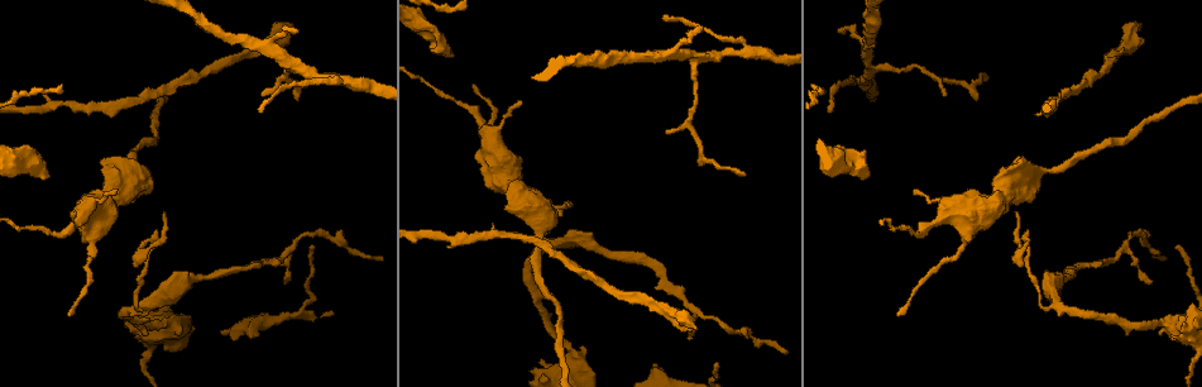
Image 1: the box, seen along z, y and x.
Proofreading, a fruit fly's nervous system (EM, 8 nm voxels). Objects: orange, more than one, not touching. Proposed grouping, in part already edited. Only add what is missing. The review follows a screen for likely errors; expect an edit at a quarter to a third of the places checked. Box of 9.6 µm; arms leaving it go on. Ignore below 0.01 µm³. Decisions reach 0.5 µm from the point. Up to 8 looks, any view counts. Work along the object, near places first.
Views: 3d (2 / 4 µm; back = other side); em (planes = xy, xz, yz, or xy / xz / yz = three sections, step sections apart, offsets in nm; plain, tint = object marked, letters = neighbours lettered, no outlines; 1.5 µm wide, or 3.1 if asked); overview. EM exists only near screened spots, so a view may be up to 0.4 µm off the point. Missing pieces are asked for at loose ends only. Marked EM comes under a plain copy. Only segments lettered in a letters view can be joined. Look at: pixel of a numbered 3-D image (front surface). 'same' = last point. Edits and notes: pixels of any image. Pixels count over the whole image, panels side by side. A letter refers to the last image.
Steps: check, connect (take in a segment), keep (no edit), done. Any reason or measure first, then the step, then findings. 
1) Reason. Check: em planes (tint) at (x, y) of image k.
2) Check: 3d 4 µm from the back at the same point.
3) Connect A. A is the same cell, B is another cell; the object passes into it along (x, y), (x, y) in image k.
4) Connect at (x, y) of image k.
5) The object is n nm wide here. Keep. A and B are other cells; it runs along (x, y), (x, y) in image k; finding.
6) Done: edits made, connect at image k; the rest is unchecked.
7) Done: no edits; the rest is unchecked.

Free end. Check: 3d 2 µm from the back at (117, 188) of image 1.

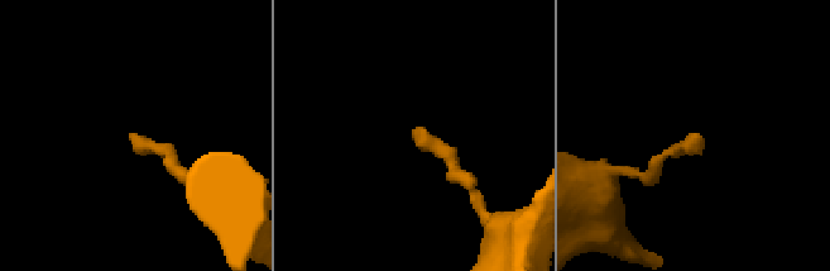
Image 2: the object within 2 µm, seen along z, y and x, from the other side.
Check: em planes (letters) at (698, 137) of image 2.

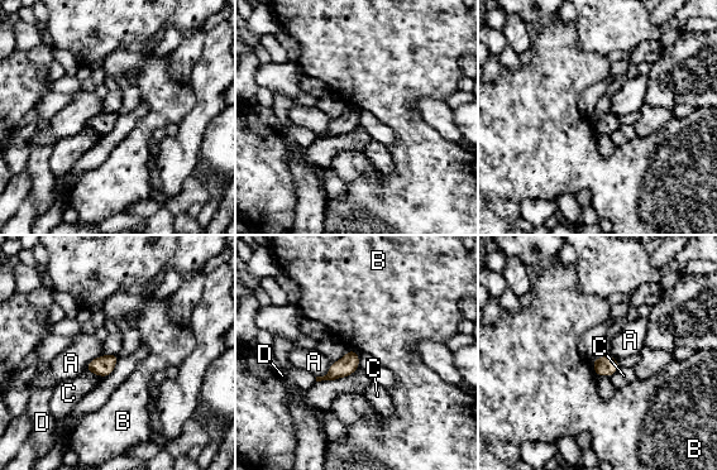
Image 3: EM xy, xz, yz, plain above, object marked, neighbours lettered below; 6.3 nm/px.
The object is 120 nm wide here. Keep. A, B, C and D are other cells; no lettered segment goes on from it.

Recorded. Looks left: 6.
Free end. Check: 3d 4 µm at (695, 329) of image 1.

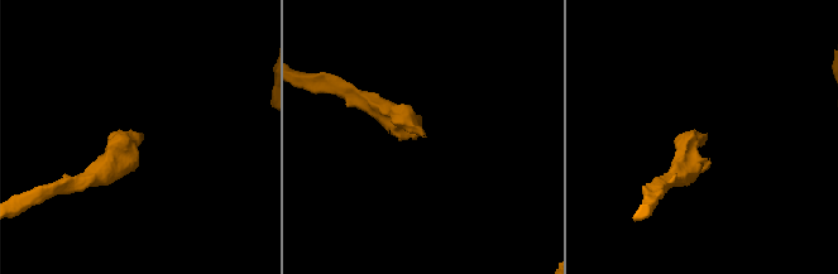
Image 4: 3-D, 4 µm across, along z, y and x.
Need the tissue. Check: em xz step 4 (letters) at (140, 133) of image 4.

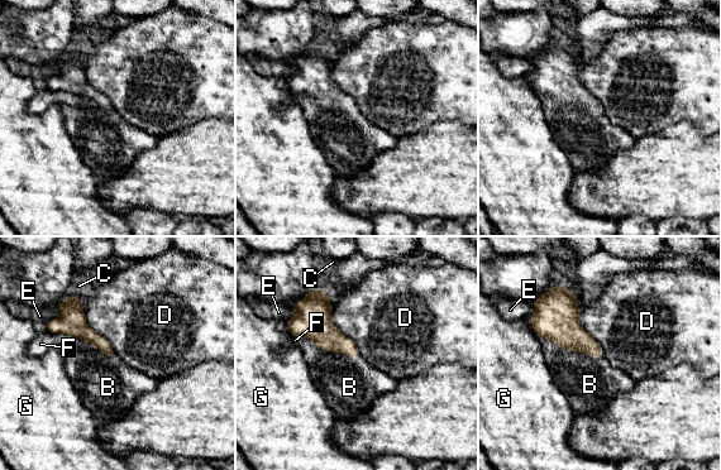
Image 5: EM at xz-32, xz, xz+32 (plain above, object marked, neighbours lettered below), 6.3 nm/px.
The longest contact is with D, 480 nm. Connect B. B is the same cell, C, D, E, F and G are other cells; it goes on there.

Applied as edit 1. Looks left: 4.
Redraw. Check: overview.

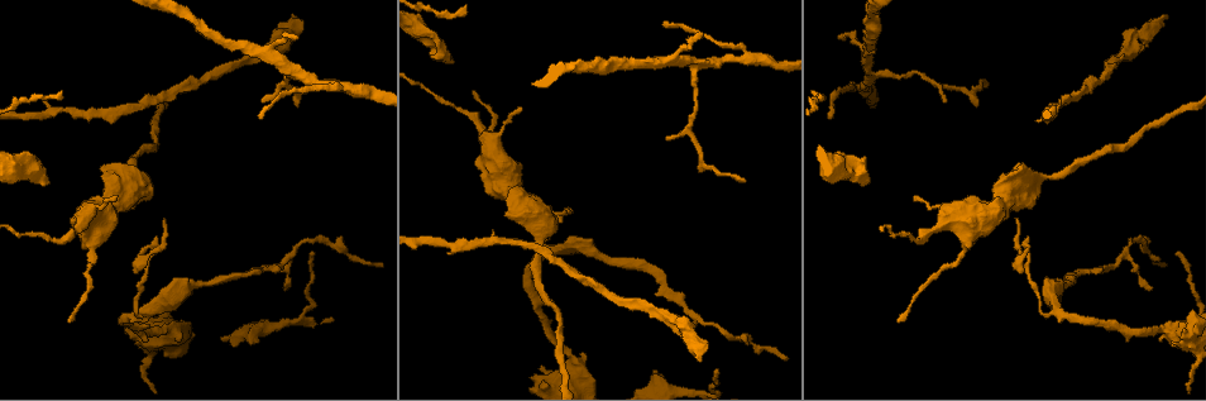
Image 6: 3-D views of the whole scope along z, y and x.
Thin end. Check: em planes (tint) at (1150, 288) of image 6.

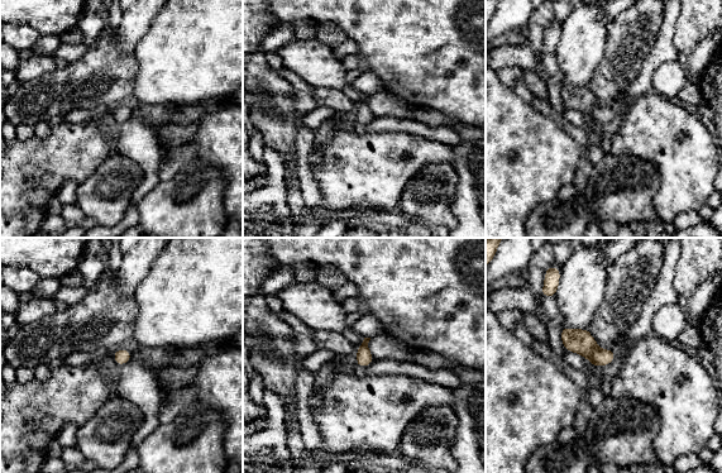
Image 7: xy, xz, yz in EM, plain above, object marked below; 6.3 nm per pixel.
Check: em planes (letters) at the same point.

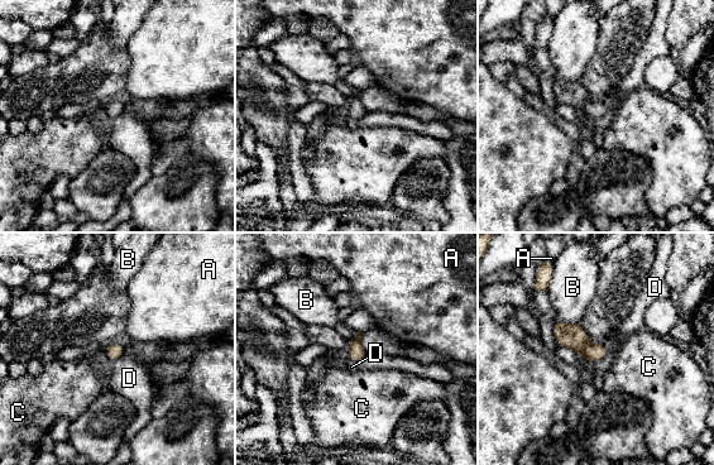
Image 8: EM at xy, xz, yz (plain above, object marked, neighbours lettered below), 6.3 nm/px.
Keep. A, B, C and D are other cells; a border runs along (608, 351), (602, 358), (590, 363) in image 8; no lettered segment goes on from it.

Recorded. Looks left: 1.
Done: edits made, connect at image 5; the rest is unchecked.

